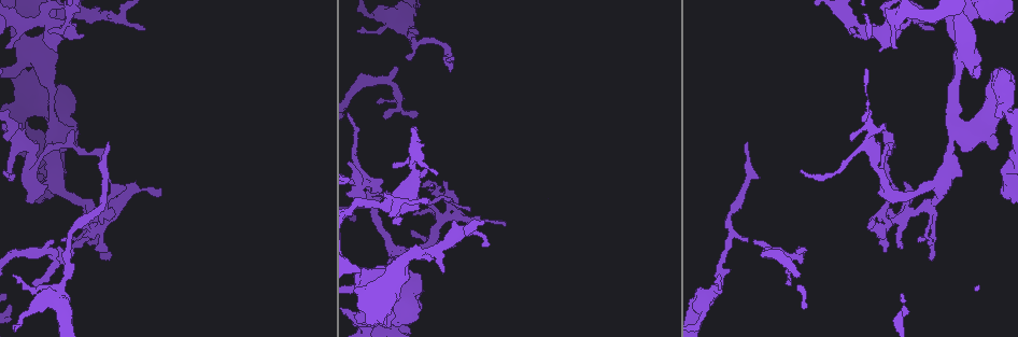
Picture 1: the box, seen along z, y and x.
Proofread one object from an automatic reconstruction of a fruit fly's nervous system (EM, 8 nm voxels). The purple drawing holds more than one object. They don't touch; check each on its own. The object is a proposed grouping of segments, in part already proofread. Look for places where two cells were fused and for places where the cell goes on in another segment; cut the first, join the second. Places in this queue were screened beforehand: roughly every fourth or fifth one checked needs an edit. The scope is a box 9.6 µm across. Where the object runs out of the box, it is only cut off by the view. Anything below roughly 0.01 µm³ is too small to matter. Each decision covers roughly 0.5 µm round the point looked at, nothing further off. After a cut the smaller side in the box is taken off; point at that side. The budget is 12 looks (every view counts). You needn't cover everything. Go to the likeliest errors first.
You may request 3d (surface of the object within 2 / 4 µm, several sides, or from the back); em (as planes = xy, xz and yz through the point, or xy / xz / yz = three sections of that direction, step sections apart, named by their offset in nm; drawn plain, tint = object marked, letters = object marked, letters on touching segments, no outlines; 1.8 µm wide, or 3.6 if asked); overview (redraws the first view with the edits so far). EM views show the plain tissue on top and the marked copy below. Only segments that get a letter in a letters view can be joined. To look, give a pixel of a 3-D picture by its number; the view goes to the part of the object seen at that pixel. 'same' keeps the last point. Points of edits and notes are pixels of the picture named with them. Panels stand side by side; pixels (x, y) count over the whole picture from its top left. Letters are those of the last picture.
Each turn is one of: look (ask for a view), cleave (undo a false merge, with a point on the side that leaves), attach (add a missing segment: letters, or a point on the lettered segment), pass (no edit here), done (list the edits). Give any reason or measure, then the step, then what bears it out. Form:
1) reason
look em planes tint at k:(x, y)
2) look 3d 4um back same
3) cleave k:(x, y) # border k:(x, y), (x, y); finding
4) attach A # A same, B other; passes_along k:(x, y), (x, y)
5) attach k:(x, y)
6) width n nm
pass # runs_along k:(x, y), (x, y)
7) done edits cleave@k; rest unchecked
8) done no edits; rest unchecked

look 3d 4um at 1:(384, 205)

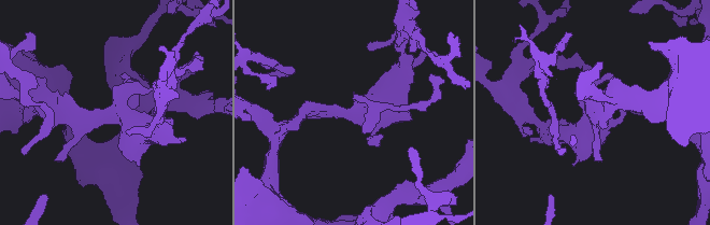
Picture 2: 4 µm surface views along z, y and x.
look em planes letters at 2:(118, 113)

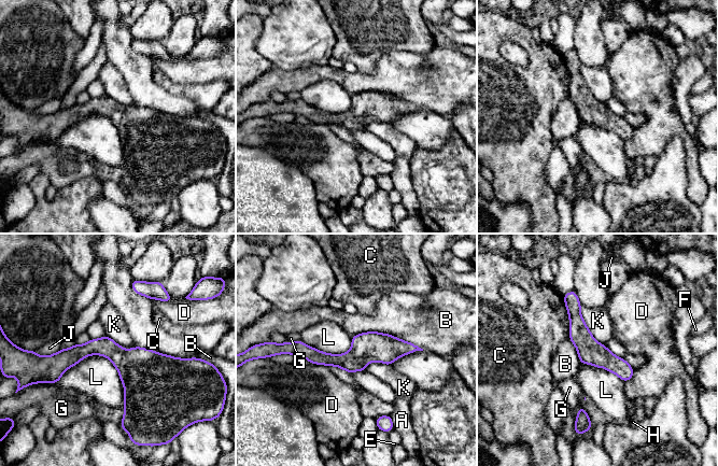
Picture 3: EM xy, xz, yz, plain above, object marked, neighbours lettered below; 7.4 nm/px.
pass # A other, B other, C other, D other, E other, F other, G other, H other, J other, K other, L other; border 3:(58, 382), (104, 355), (125, 406); all the same cell

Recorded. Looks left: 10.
sudden change in width
look 3d 2um at 1:(368, 184)

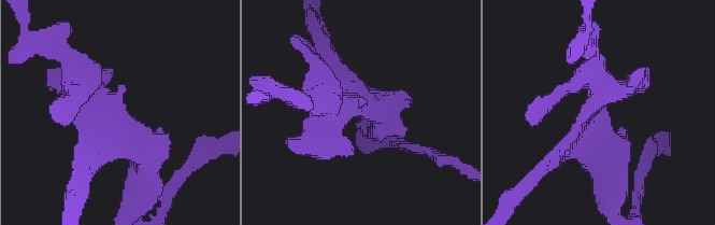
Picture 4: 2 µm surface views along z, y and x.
now the EM
look em yz step 4 tint at 4:(119, 118)

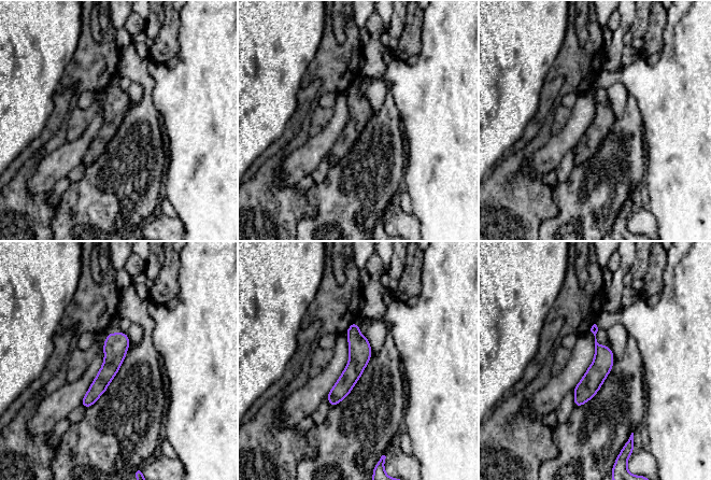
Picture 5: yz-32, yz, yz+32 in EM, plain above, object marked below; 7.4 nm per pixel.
another direction
look em planes letters same

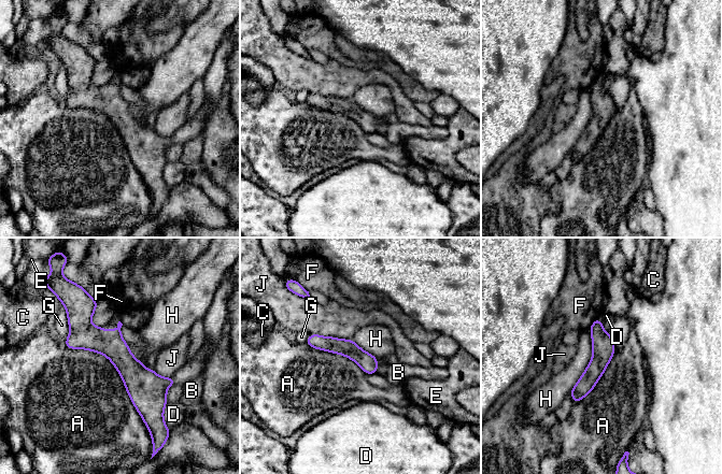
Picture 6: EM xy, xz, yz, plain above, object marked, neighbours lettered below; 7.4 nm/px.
longest_contact A 900 nm
pass # A other, B other, C other, D other, E other, F other, G other, H other, J other; runs_along 6:(86, 303), (86, 325), (145, 387), (153, 413); one cell here

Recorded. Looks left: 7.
tapers out
look 3d 4um at 1:(415, 116)

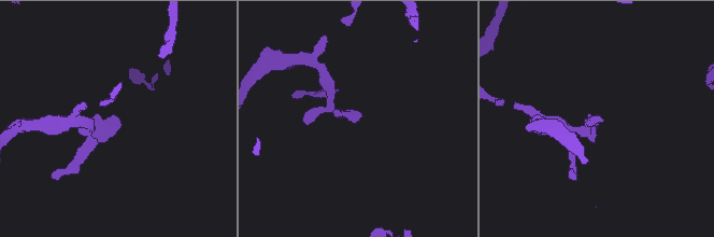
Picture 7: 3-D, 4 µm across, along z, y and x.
look em xz step 16 letters at 7:(356, 121)

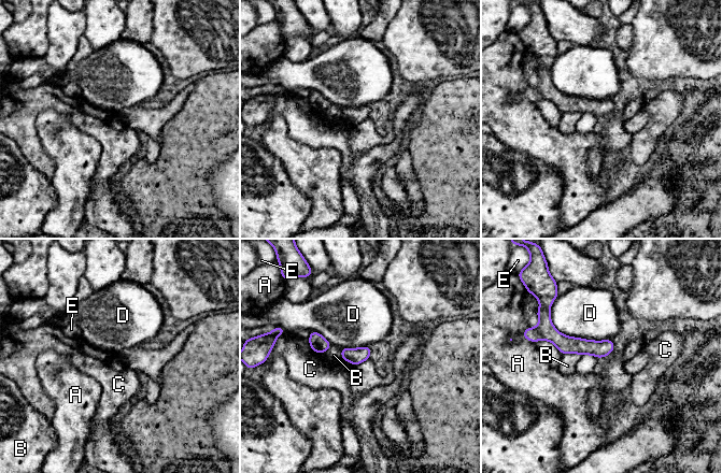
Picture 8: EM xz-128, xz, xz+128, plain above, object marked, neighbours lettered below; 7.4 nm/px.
pass # A other, B other, C other, D other, E other; none of them fits

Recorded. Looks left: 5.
thin end
look em planes letters at 1:(454, 59)

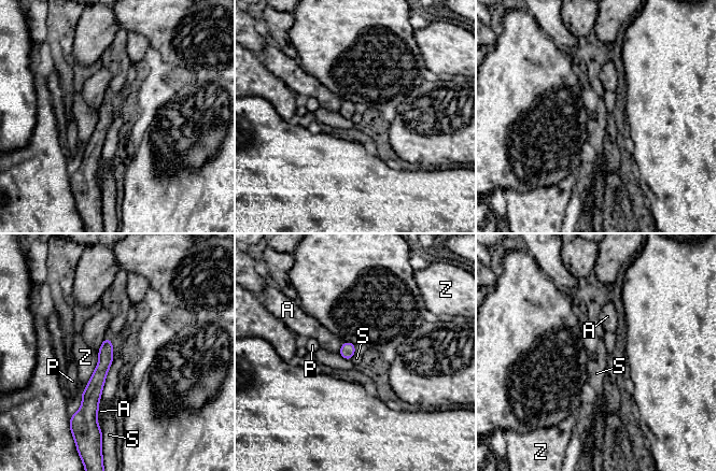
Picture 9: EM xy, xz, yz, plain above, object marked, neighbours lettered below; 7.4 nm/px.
width 110 nm
pass # A other, P other, S other, Z other; runs_along 9:(107, 341), (92, 414); no lettered segment goes on from it

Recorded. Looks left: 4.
free end
look em planes letters at 1:(904, 305)

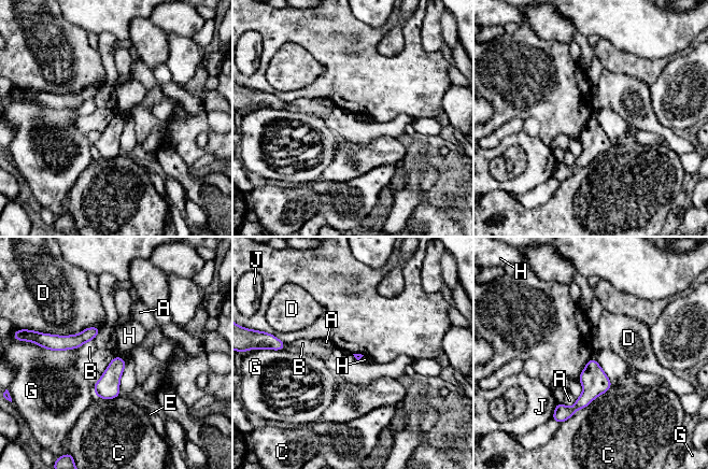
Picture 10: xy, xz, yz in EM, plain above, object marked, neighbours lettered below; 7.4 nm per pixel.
longest_contact C 500 nm
pass # A other, B other, C other, D other, E other, G other, H other, J other; none of them fits

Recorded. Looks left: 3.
done no edits; rest unchecked

